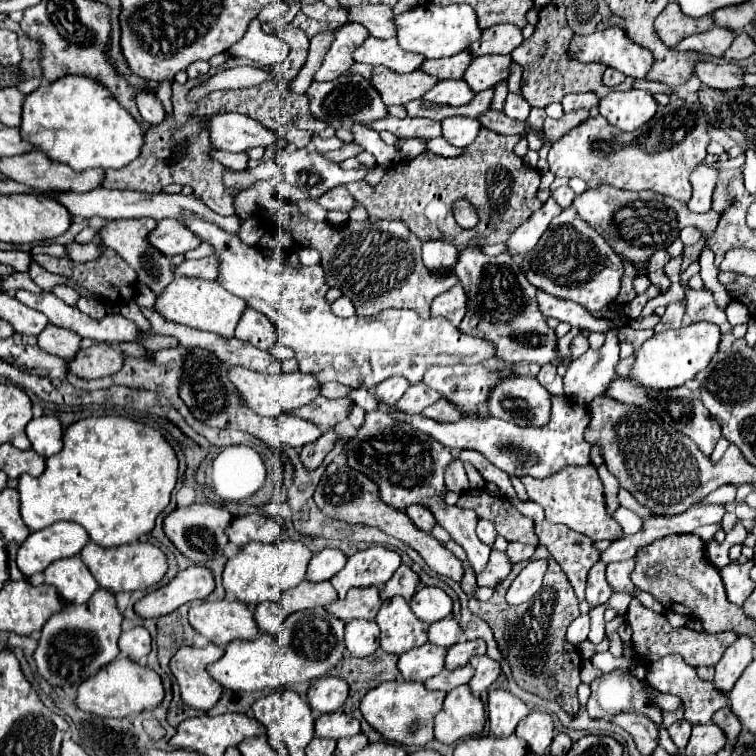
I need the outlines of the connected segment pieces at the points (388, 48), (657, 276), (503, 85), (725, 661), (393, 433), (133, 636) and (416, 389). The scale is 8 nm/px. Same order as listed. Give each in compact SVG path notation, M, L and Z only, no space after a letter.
M367 38L367 40L353 52L353 60L355 60L355 62L369 64L369 66L381 64L381 66L385 66L385 68L391 68L393 72L405 74L405 72L417 70L425 58L401 50L399 44L397 44L397 38L389 38L389 40Z
M657 250L651 258L649 258L649 264L647 264L647 276L649 276L649 280L661 290L661 294L665 294L667 290L669 290L669 286L671 286L671 282L669 282L669 278L663 274L663 266L669 262L669 254L667 254L667 250Z
M505 80L503 82L498 83L494 87L494 97L491 102L491 106L493 106L493 108L499 108L499 110L501 110L501 108L503 108L503 102L505 102L507 94L508 94L507 81Z
M739 636L737 642L733 646L729 646L729 652L725 652L725 656L715 666L713 686L717 690L729 694L731 688L735 686L737 678L747 668L747 664L755 658L753 652L755 652L755 644L751 642L751 638L749 636Z
M385 408L367 412L365 424L361 424L361 428L357 428L357 432L347 440L345 456L349 468L369 476L369 480L377 484L381 500L385 504L397 510L405 510L413 504L429 508L437 524L441 524L441 528L445 528L451 538L467 552L473 570L481 572L487 566L491 550L475 534L475 524L479 520L477 514L459 506L447 506L443 500L443 494L447 492L445 470L455 460L455 454L451 454L443 444L437 444L437 440L431 436L425 436L425 432L417 432L411 426L401 428L401 424L391 422L391 418L377 422L377 416L385 416Z
M135 626L129 632L123 632L119 638L121 656L137 662L141 656L147 656L151 650L151 636L145 628Z
M419 382L419 384L413 384L413 386L401 396L401 400L395 404L395 408L401 410L401 412L419 414L419 412L423 412L427 406L431 406L433 402L437 402L439 398L441 398L439 392L431 390L431 388L425 386L423 382Z

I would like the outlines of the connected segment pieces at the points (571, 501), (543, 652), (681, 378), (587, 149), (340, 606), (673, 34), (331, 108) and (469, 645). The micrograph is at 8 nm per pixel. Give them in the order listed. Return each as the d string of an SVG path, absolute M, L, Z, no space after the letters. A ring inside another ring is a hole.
M567 466L561 472L557 472L551 478L545 480L535 480L531 476L523 476L521 482L527 488L527 494L533 502L541 504L545 510L545 516L549 522L555 524L567 524L569 528L589 536L591 540L615 540L621 538L621 526L607 516L605 512L605 500L603 500L603 484L595 470L591 466L577 468L577 466ZM571 518L569 522L565 522Z
M525 562L513 566L511 574L503 580L503 584L495 586L495 592L487 602L477 602L475 598L471 598L469 610L491 626L497 646L501 648L503 658L511 666L513 680L523 690L537 694L541 698L547 698L547 700L555 700L569 714L575 714L579 710L577 686L581 684L579 670L581 670L583 660L581 660L581 654L577 652L577 646L567 642L565 632L567 632L567 626L579 616L579 602L561 566L557 562L549 562L549 570L545 574L543 588L527 604L509 606L505 602L505 592L509 584L517 578L521 568L525 568ZM549 674L555 676L555 686L545 684L545 678ZM573 706L577 706L577 710Z
M697 322L679 330L667 330L653 334L641 348L635 350L635 364L629 370L629 378L645 390L671 390L693 380L713 358L719 348L721 332L715 324Z
M673 96L671 102L649 120L649 124L643 124L633 132L621 132L603 116L595 116L551 142L549 168L557 176L579 176L589 188L611 184L621 190L653 190L687 202L691 198L689 174L707 156L705 146L709 144L709 136L705 128L705 110L679 96Z
M351 588L343 600L337 600L337 602L325 606L325 610L343 622L349 622L355 618L373 620L377 616L381 604L383 604L383 600L379 598L377 588Z
M669 2L665 6L665 10L655 18L655 32L657 32L659 40L663 44L667 44L669 48L673 48L677 42L681 42L683 38L687 38L691 34L709 30L711 26L713 26L711 16L703 16L703 18L685 16L677 2Z
M343 74L333 82L313 82L305 94L309 98L311 114L327 124L333 120L343 120L345 124L371 122L387 116L387 106L381 102L381 96L371 86L371 82L359 74Z
M471 640L471 642L459 642L453 648L447 650L445 656L445 668L447 670L455 670L461 668L469 662L471 656L479 656L485 654L485 642L483 640Z

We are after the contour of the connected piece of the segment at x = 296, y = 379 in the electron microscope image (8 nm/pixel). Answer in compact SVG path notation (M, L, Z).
M229 368L229 380L237 386L243 402L249 406L249 410L257 412L259 416L279 416L293 412L295 408L301 408L309 402L313 402L319 396L319 382L315 376L307 376L303 372L293 374L261 374L247 368Z

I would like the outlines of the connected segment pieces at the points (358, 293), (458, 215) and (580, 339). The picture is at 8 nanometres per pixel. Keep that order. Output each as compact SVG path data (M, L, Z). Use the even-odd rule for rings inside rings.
M285 202L273 216L265 216L265 228L281 228L287 232L295 244L315 248L321 254L321 266L325 268L325 280L329 288L339 288L343 296L353 300L353 306L357 308L357 316L375 316L377 312L385 308L409 308L419 312L423 320L429 318L429 308L435 296L441 292L453 288L459 280L457 276L435 276L431 274L423 260L421 260L421 240L409 232L405 222L391 222L391 220L363 220L353 222L347 220L341 228L329 224L329 222L313 222L307 216L303 216L293 202Z
M457 200L457 204L455 204L455 220L463 228L473 228L479 222L479 218L475 214L475 208L471 208L467 200Z
M575 336L573 342L571 342L571 352L573 352L573 358L585 354L589 350L589 342L585 336Z

